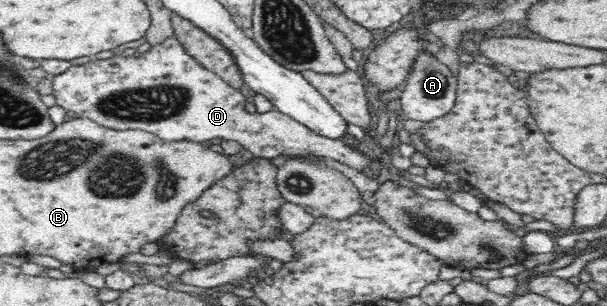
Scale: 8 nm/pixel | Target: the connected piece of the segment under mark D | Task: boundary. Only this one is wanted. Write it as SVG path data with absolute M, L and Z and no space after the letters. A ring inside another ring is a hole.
M175 37L150 47L139 57L114 55L109 59L91 58L88 63L71 66L66 72L50 76L56 104L65 111L74 112L78 118L87 118L100 126L112 130L145 130L157 134L168 141L192 141L204 143L207 140L234 140L242 144L255 157L263 159L278 156L310 157L322 156L338 160L357 171L361 170L369 159L356 149L350 149L340 139L328 138L300 124L289 114L274 108L268 112L251 114L246 111L246 97L239 89L232 88L216 73L204 68L192 58Z

